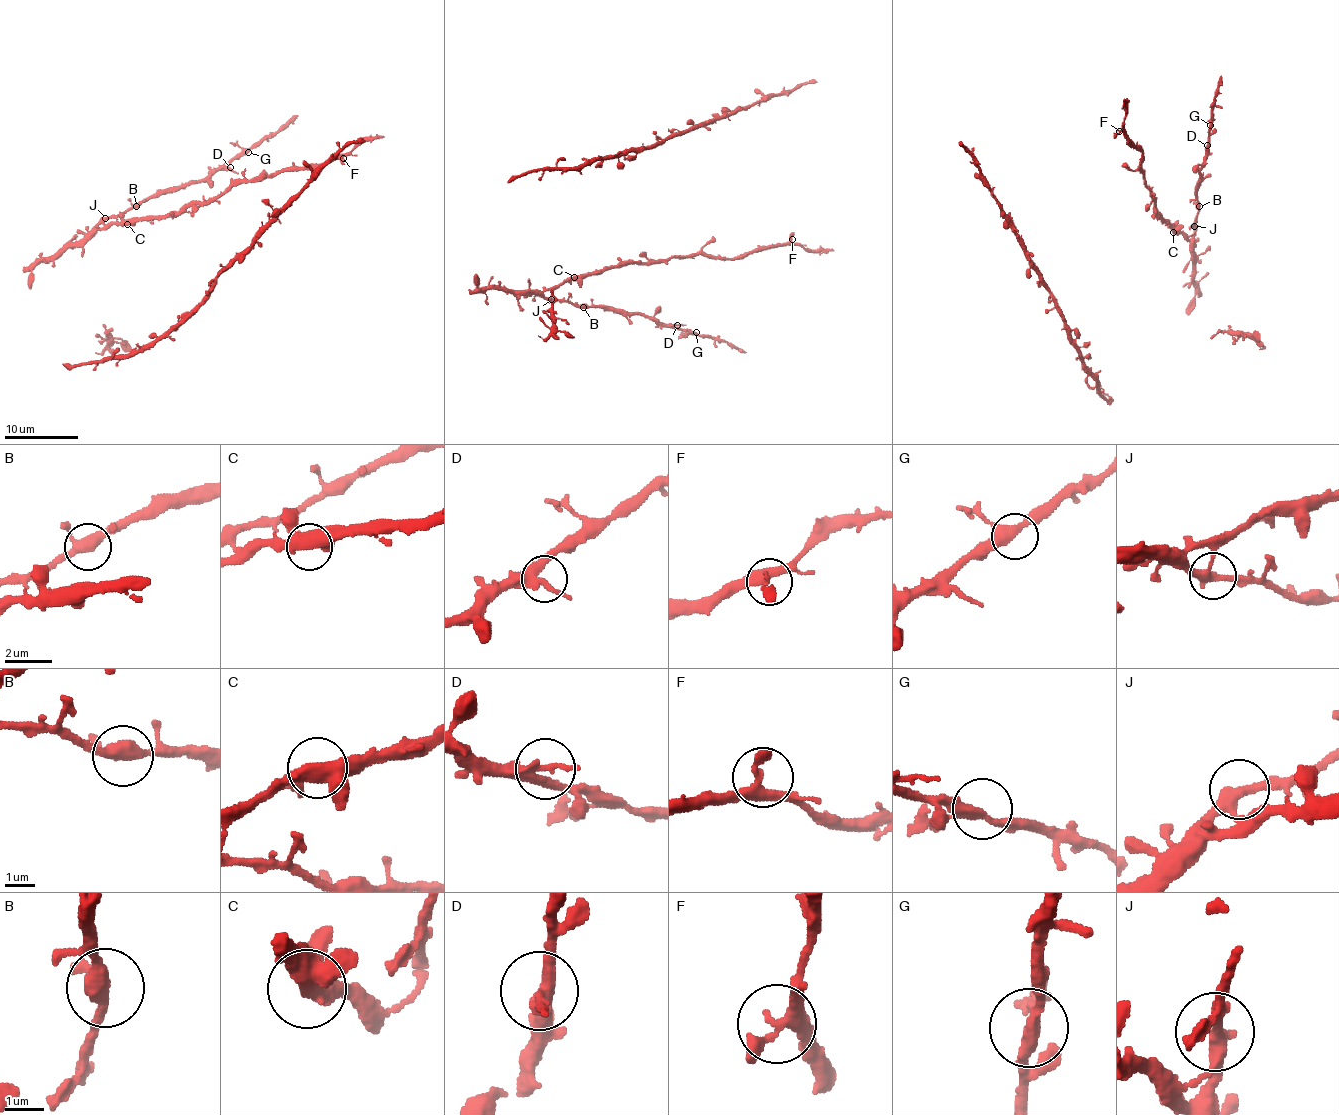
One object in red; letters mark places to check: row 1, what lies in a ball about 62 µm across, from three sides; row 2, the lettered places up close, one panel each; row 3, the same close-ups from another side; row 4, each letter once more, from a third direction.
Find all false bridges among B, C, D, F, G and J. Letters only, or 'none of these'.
none of these

